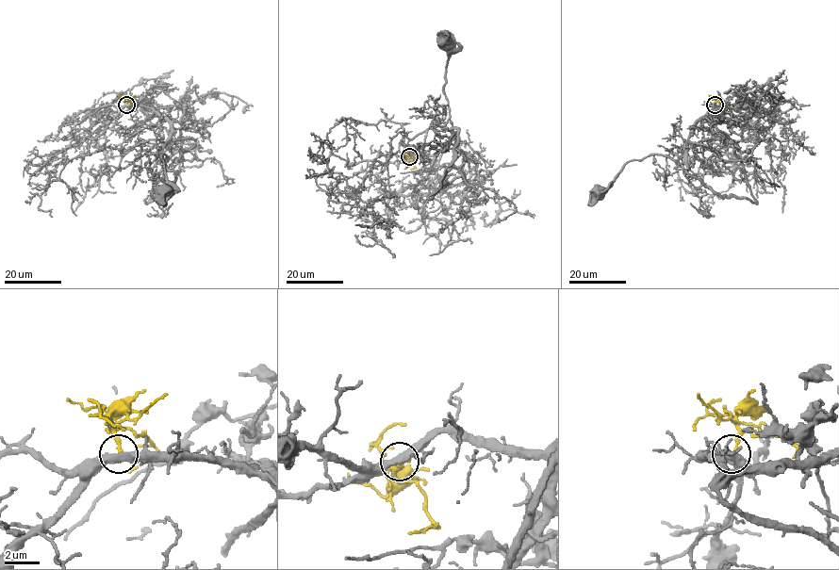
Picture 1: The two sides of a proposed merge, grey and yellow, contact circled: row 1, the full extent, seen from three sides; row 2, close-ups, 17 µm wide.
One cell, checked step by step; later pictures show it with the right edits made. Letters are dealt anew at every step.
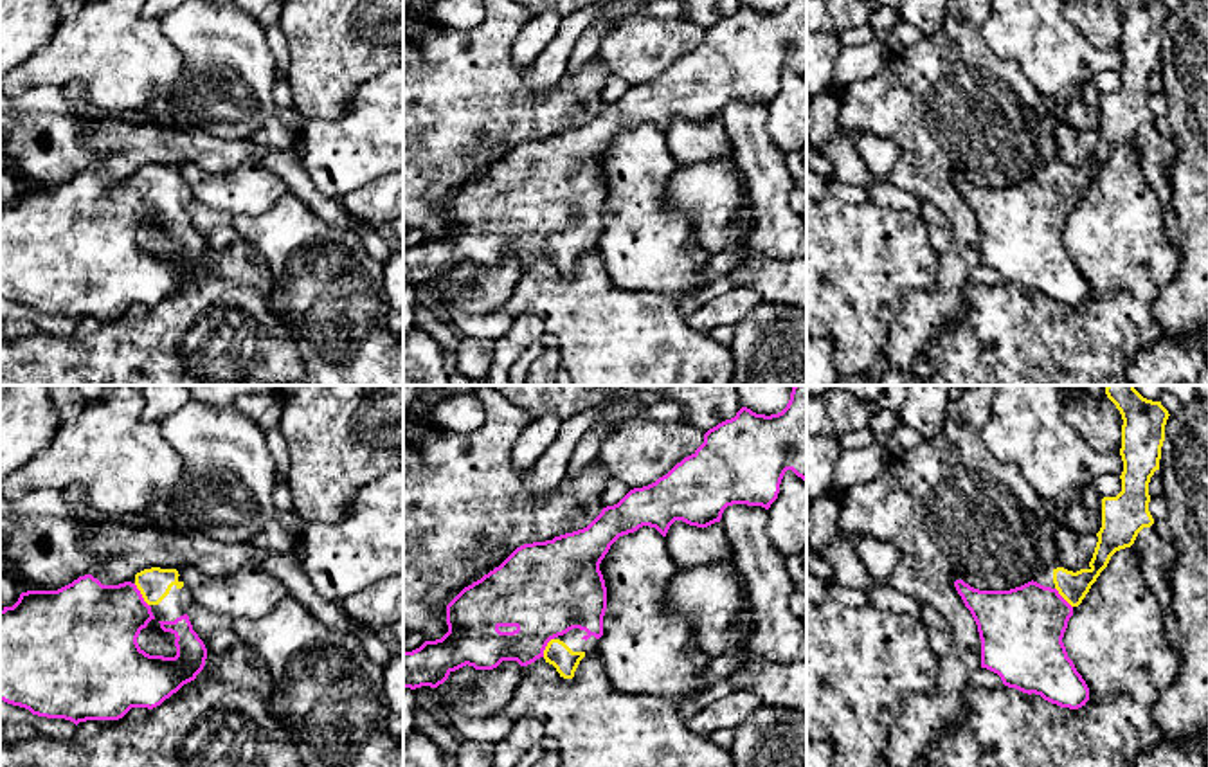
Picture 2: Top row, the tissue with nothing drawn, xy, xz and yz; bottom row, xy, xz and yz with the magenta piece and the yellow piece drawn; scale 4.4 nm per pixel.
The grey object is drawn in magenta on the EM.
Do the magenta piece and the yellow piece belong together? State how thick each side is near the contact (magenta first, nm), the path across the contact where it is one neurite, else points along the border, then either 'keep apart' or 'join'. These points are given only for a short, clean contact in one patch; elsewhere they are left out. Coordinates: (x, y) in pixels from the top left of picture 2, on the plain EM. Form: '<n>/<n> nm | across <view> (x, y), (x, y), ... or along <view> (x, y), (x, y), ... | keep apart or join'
380/140 nm | across xy (96, 224), (141, 191), (153, 180) | join

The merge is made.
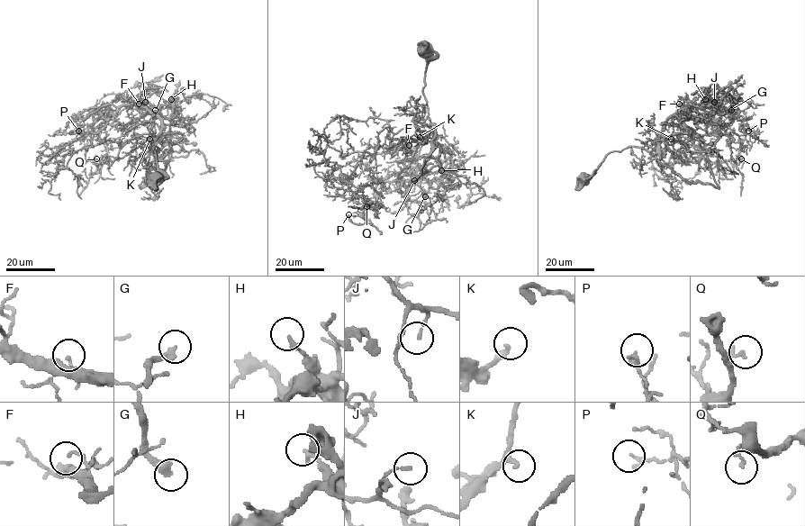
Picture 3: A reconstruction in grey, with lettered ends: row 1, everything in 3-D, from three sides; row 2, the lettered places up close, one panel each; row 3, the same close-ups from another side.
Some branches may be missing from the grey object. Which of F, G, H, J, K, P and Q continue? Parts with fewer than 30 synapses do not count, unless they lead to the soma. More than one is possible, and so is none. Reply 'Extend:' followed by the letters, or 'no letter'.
Extend: F, G

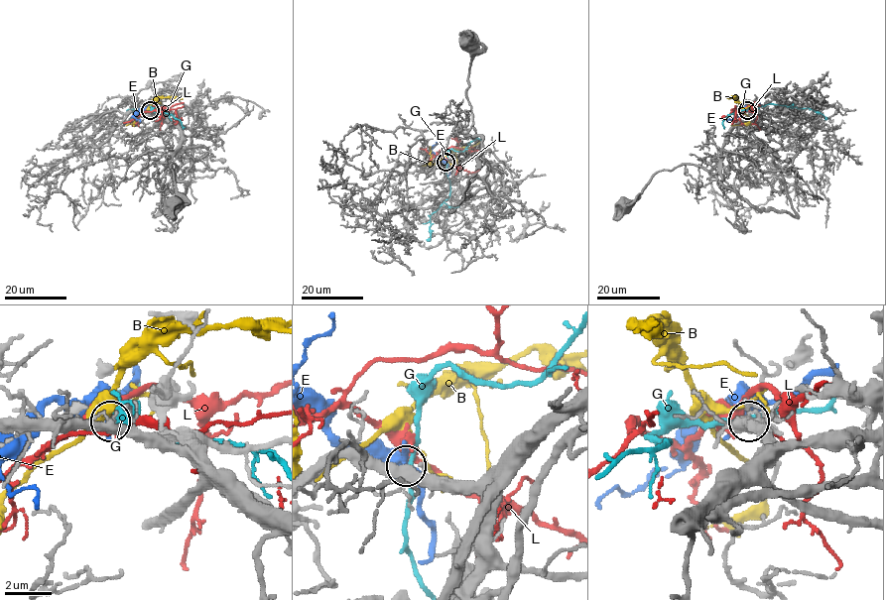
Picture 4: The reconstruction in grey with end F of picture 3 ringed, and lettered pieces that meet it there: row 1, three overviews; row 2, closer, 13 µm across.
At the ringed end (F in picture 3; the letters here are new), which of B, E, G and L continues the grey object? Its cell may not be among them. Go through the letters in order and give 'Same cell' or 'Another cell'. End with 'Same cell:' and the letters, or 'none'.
B: Another cell
E: Another cell
G: Another cell
L: Another cell
Same cell: none

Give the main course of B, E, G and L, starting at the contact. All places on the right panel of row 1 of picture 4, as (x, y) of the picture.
B: (746, 107), (733, 97), (726, 97)
E: (746, 110), (744, 107), (727, 122)
G: (747, 110), (769, 103), (810, 107), (826, 119)
L: (746, 107), (738, 113), (731, 111), (735, 110), (735, 117)

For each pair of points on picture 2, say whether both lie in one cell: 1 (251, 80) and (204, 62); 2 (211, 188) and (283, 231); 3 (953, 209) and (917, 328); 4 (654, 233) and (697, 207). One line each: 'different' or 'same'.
1: same
2: different
3: same
4: different

